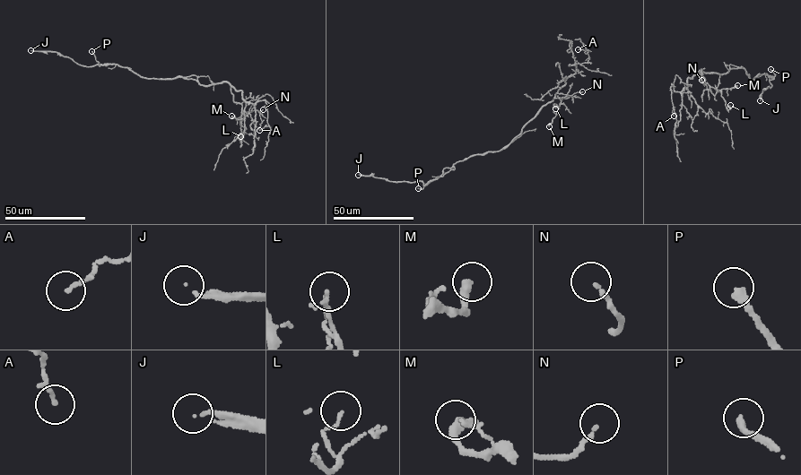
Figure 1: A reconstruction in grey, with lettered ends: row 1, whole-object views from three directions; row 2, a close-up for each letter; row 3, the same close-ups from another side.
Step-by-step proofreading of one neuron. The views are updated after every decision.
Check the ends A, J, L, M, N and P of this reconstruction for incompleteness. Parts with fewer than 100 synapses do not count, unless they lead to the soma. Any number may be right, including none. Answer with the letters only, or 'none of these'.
J, P

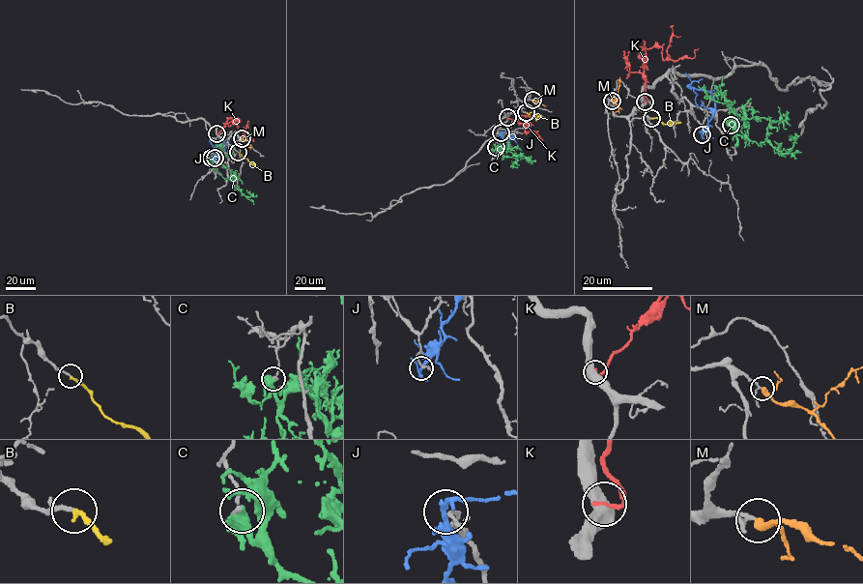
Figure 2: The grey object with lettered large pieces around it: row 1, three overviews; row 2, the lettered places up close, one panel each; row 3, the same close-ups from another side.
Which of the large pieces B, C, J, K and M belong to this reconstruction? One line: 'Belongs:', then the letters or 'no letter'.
Belongs: B, M

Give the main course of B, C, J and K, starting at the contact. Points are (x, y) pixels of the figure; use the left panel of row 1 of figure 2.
B: (239, 152), (258, 166)
C: (211, 158), (212, 163), (222, 177), (231, 180), (244, 195), (252, 195), (246, 189)
J: (215, 158), (215, 150), (221, 140), (226, 144), (224, 150)
K: (216, 133), (231, 117), (240, 130), (253, 141), (251, 137)

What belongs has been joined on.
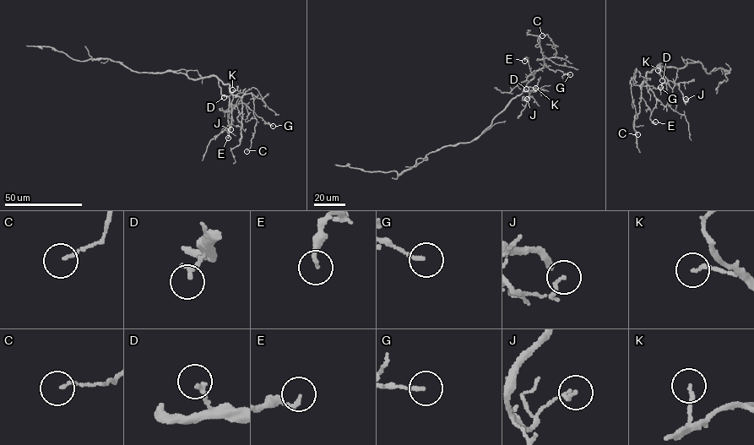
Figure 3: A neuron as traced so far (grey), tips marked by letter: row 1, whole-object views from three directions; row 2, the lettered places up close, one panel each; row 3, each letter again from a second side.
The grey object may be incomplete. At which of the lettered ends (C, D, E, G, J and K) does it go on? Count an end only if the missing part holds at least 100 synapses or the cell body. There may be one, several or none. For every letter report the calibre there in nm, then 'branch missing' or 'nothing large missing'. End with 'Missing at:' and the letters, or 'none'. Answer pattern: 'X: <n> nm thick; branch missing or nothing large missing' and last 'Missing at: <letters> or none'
C: 120 nm thick; nothing large missing
D: 180 nm thick; nothing large missing
E: 140 nm thick; nothing large missing
G: 150 nm thick; nothing large missing
J: 130 nm thick; nothing large missing
K: 160 nm thick; nothing large missing
Missing at: none

